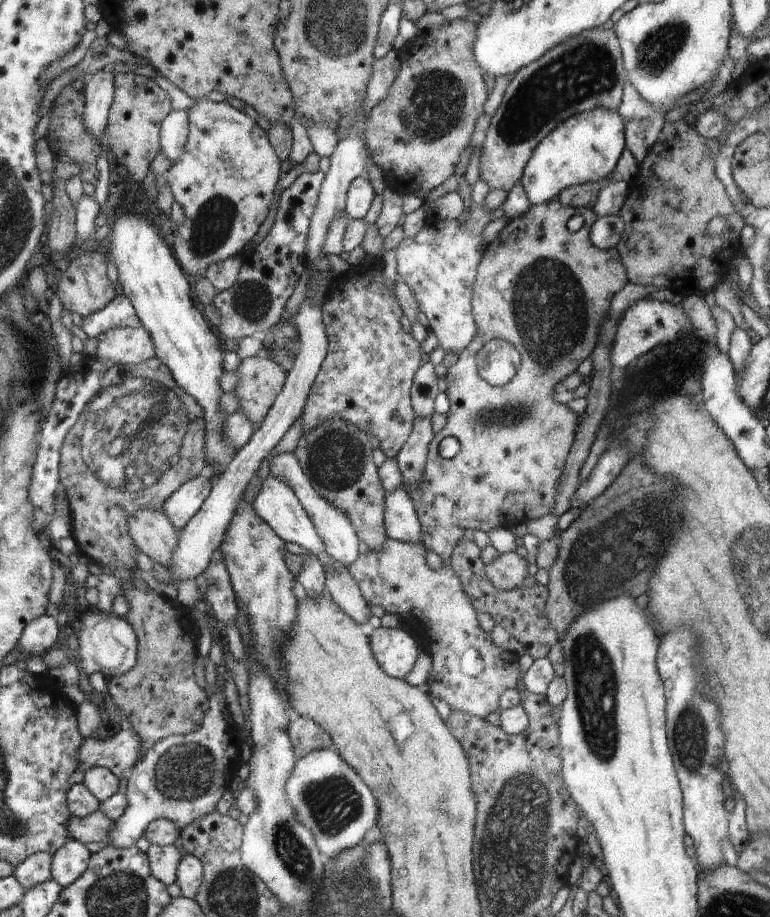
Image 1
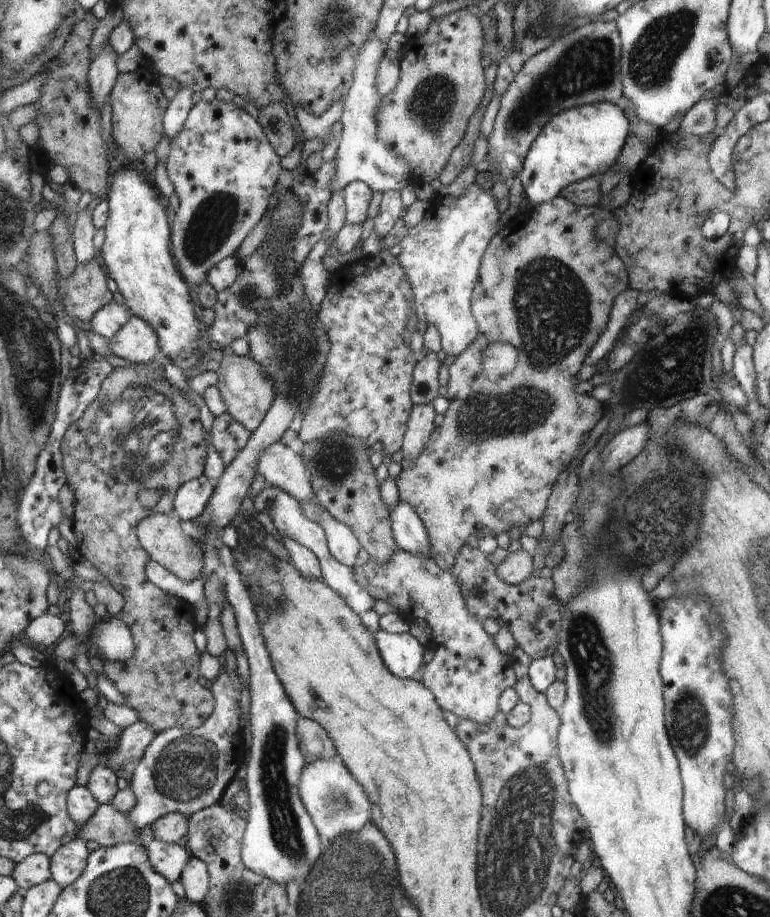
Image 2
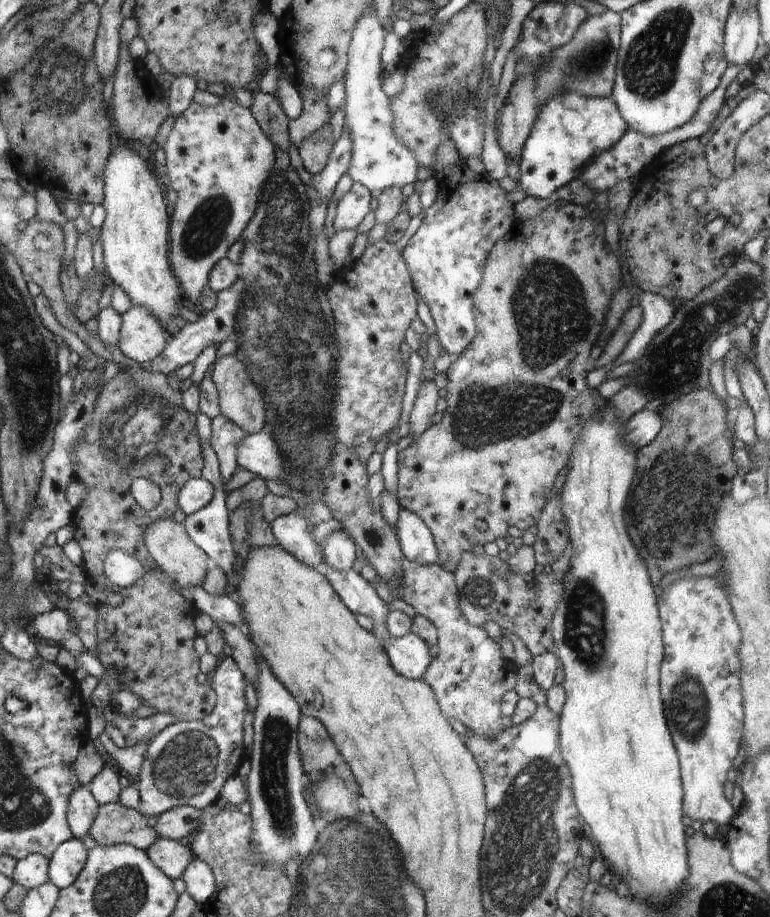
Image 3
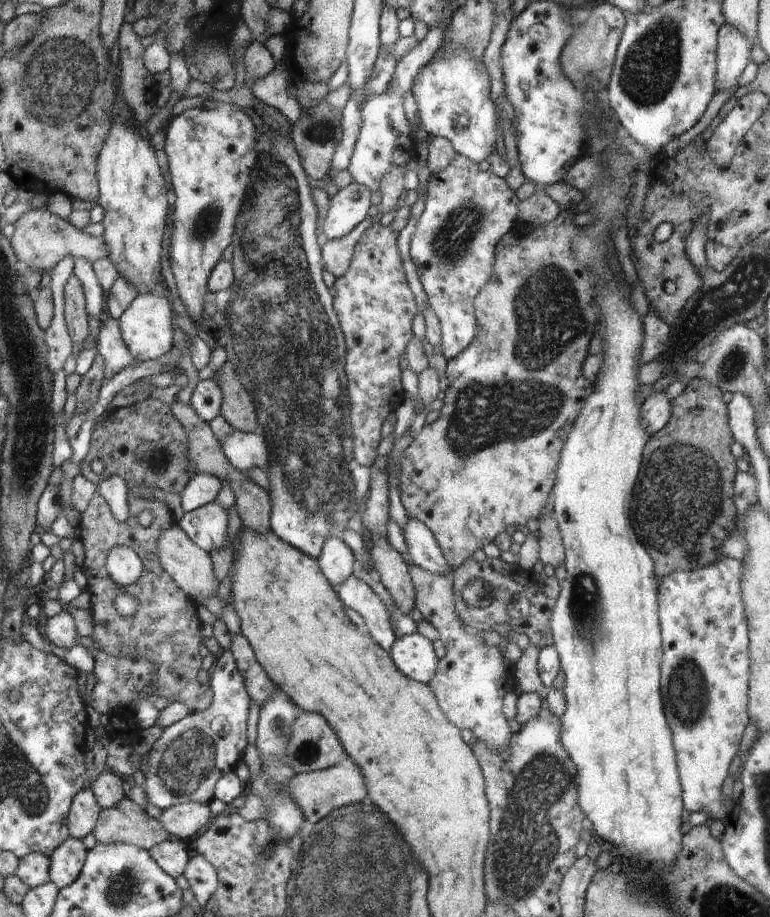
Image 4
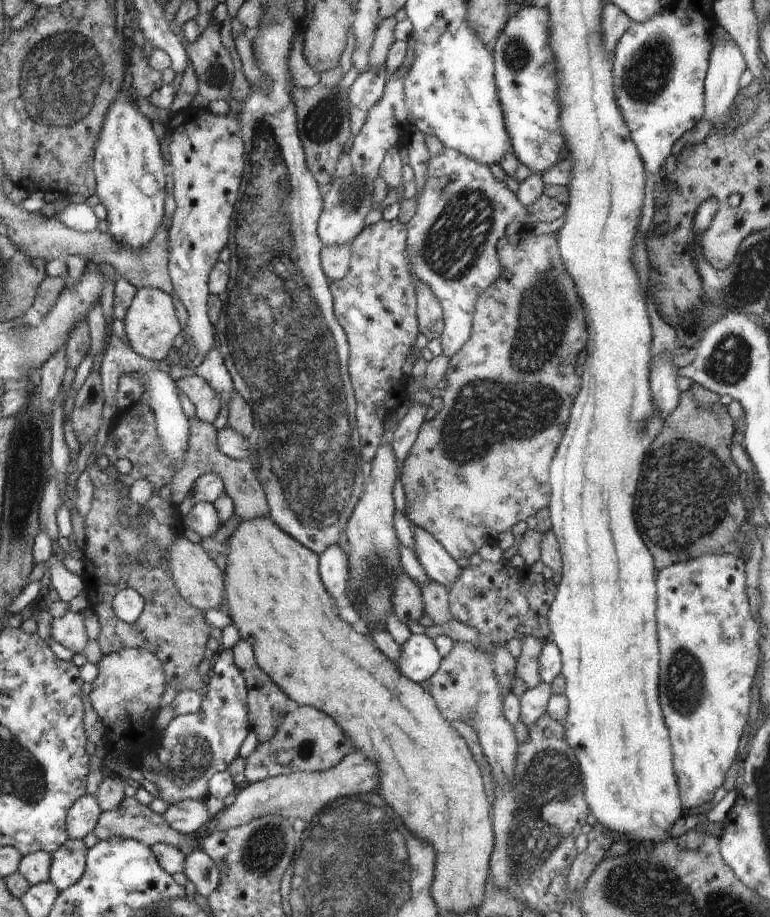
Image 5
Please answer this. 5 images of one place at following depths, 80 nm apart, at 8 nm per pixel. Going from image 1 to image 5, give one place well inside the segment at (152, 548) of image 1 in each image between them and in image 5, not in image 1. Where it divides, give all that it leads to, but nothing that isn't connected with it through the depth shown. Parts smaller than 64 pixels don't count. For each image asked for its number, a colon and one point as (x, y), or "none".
2: (162, 536)
3: (174, 552)
4: (190, 567)
5: (200, 581)

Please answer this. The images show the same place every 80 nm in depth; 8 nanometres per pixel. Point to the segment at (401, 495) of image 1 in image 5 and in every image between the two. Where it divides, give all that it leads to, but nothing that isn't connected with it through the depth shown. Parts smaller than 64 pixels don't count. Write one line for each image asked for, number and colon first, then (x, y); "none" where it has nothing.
2: (410, 533)
3: (415, 539)
4: (423, 549)
5: (439, 566)

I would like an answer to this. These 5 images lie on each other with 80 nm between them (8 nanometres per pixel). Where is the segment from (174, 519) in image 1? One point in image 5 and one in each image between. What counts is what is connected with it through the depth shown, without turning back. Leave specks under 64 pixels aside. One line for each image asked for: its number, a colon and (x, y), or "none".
2: (192, 497)
3: (197, 492)
4: (202, 489)
5: (209, 487)

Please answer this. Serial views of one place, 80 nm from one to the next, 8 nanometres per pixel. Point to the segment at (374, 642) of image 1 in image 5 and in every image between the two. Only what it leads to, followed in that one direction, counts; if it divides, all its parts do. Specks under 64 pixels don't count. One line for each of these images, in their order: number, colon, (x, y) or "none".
2: (402, 653)
3: (410, 656)
4: (414, 655)
5: (419, 660)

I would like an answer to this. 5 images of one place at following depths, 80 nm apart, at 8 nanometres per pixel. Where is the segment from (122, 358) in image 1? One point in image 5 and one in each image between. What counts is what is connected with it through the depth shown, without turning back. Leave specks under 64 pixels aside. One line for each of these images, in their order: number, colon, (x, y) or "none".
2: (137, 342)
3: (143, 338)
4: (146, 326)
5: (151, 323)

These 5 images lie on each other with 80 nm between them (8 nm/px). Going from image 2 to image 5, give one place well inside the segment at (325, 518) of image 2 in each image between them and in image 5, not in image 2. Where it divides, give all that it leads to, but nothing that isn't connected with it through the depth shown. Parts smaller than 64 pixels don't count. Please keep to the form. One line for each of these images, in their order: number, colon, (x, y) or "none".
3: (339, 551)
4: (337, 560)
5: (333, 565)

